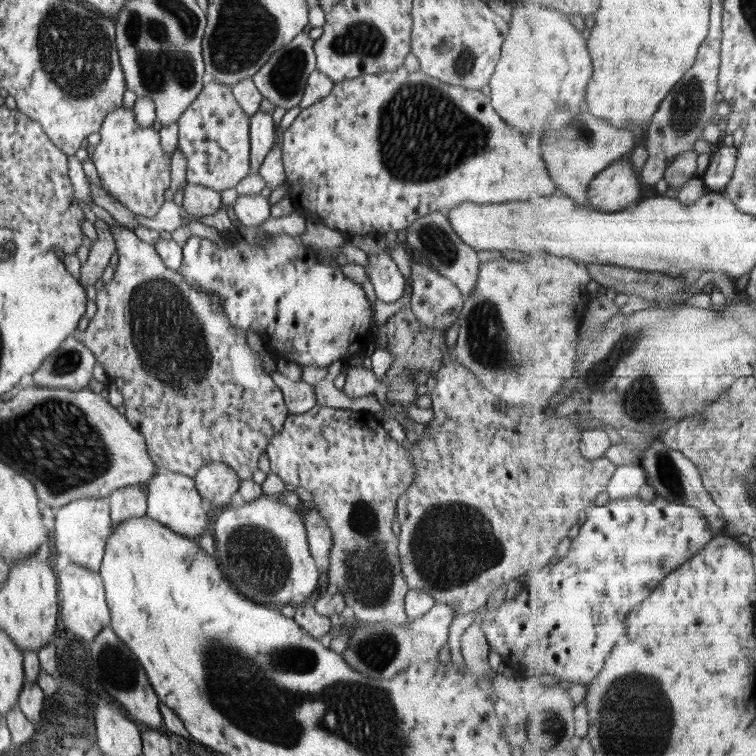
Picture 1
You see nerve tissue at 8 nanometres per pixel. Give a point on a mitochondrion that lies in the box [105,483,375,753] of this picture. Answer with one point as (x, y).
(228, 680)

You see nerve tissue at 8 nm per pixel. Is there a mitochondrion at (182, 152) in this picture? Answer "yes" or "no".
no

